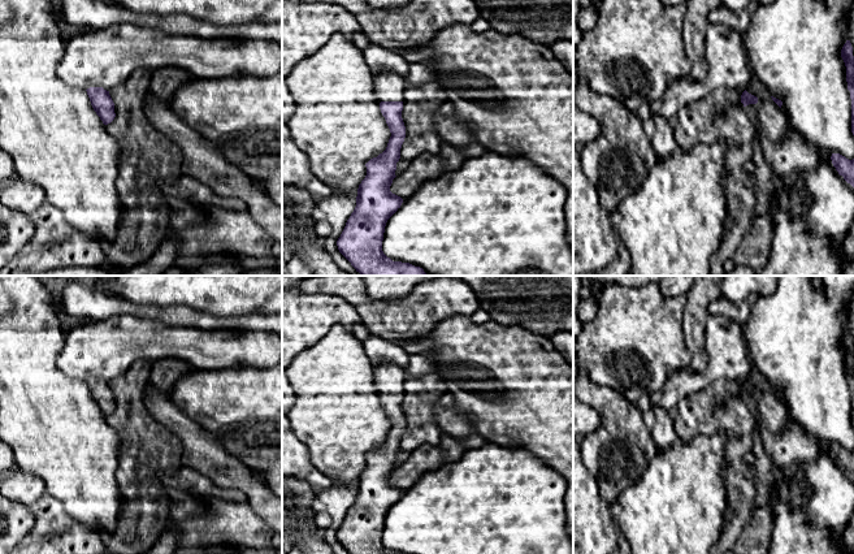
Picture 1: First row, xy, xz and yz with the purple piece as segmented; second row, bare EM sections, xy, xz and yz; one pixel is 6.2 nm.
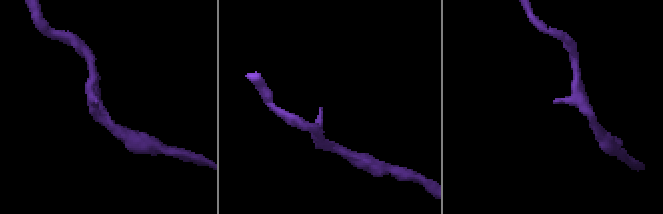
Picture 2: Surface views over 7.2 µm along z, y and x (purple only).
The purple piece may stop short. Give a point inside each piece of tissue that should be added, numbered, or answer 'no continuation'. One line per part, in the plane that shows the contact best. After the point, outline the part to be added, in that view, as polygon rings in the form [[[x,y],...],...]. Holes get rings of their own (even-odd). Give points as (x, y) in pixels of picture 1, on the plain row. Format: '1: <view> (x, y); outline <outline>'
1: xz (389, 377); outline [[[382,362],[373,367],[374,384],[380,393],[403,393],[404,368],[393,362]]]

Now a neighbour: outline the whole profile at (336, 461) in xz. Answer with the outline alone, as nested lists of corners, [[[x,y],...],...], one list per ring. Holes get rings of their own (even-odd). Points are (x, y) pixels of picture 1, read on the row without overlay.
[[[337,324],[321,341],[292,359],[286,368],[286,376],[294,390],[294,404],[286,414],[291,430],[308,447],[312,463],[329,476],[333,484],[356,490],[359,476],[367,467],[365,455],[386,441],[391,428],[363,342],[342,324]]]

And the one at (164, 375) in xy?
[[[179,359],[156,360],[151,363],[148,384],[169,397],[178,380],[190,369],[191,367]]]

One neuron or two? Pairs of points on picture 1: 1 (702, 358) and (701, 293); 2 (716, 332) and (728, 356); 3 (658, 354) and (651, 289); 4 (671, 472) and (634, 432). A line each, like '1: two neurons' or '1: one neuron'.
1: one neuron
2: one neuron
3: one neuron
4: two neurons

